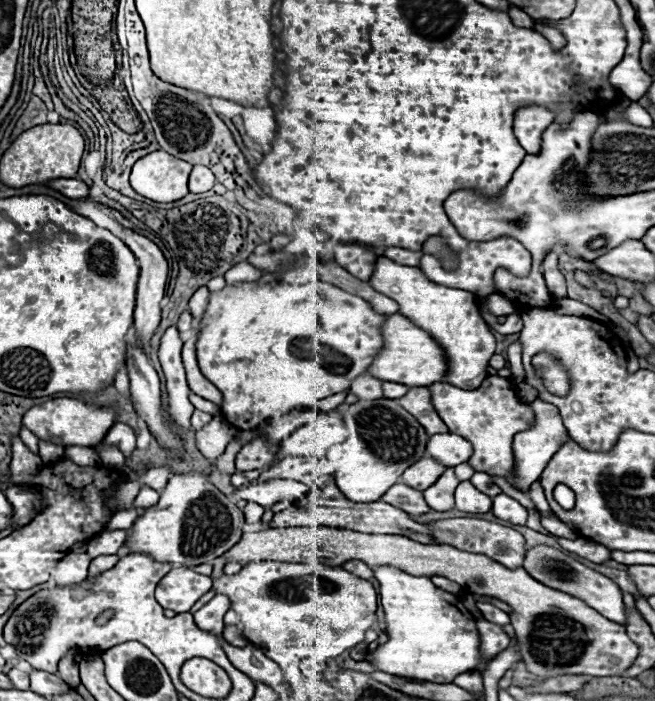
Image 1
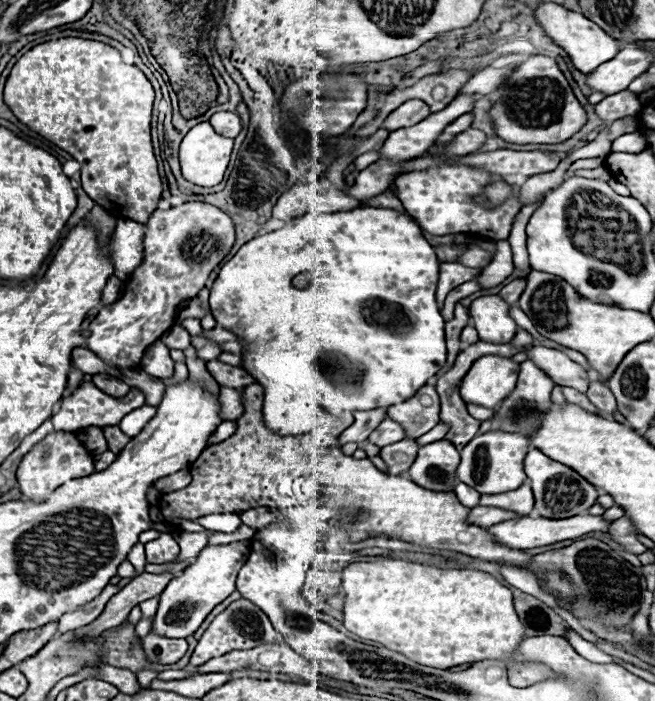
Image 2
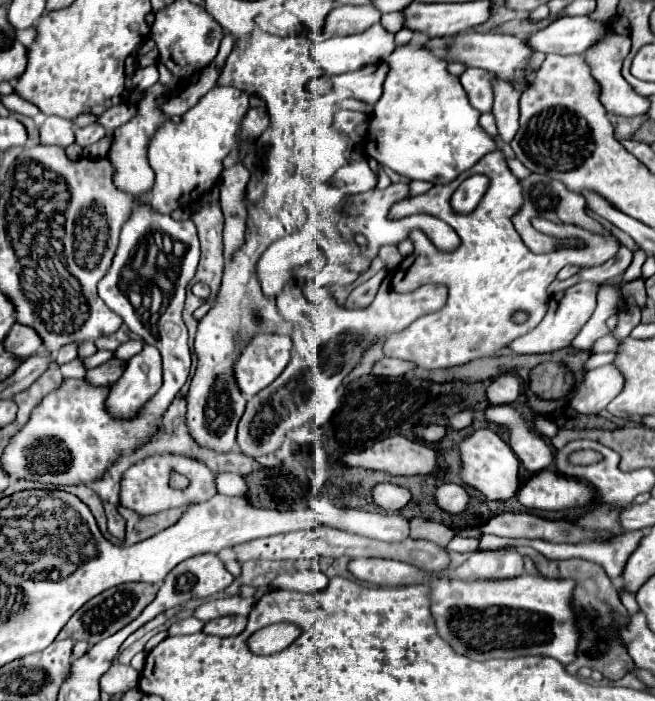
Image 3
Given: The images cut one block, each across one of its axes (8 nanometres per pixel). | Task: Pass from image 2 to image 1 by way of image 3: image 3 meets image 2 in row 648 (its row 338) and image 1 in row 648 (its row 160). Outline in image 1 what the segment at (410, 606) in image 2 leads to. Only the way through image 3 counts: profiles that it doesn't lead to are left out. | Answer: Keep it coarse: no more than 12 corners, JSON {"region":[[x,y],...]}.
{"region":[[476,620],[480,654],[492,660],[508,648],[504,628]]}

